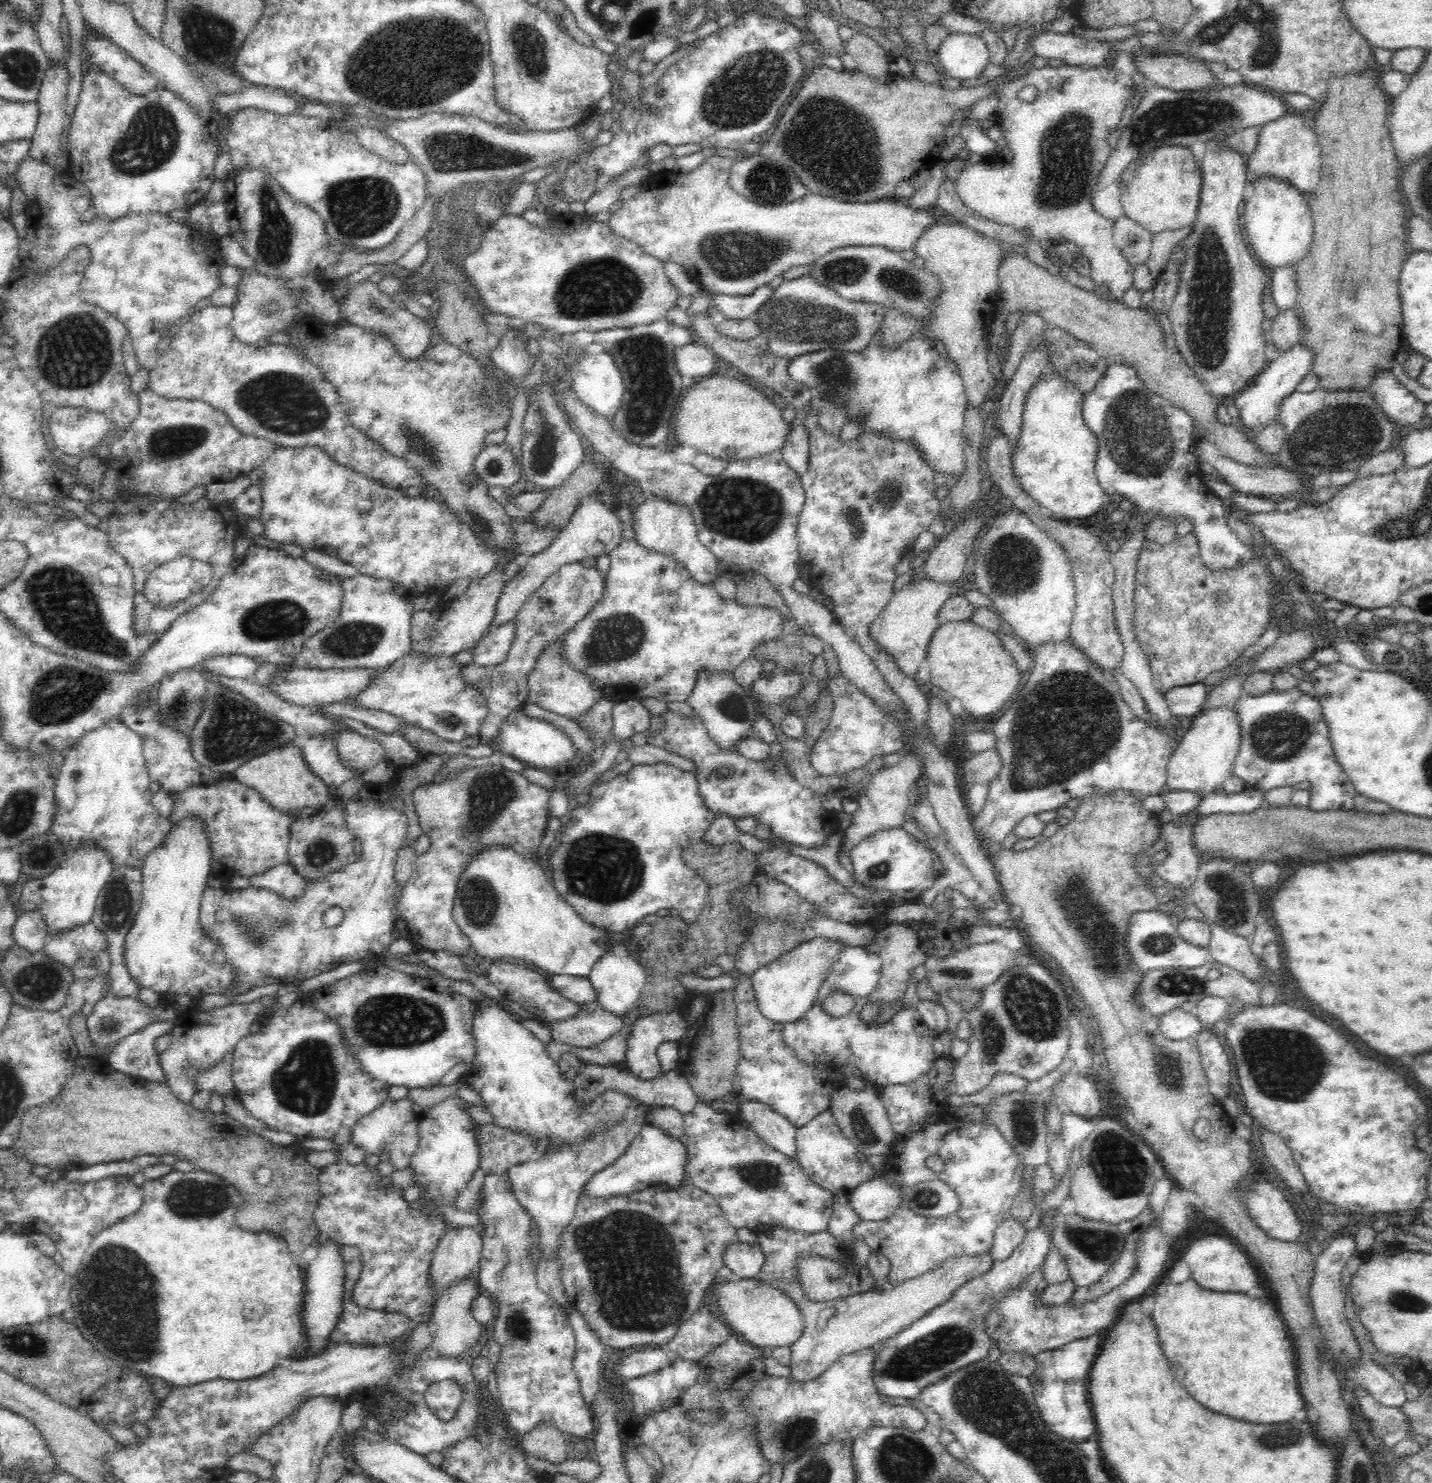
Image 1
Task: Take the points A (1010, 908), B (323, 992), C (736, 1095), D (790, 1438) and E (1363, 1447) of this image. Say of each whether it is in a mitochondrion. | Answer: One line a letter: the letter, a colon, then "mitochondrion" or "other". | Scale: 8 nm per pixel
A: other
B: other
C: other
D: mitochondrion
E: other

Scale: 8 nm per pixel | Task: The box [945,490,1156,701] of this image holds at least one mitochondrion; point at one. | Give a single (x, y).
(1012, 565)

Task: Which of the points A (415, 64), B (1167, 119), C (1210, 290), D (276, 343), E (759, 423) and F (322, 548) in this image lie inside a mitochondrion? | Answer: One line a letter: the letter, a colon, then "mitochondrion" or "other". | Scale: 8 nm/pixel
A: mitochondrion
B: mitochondrion
C: mitochondrion
D: other
E: other
F: other

